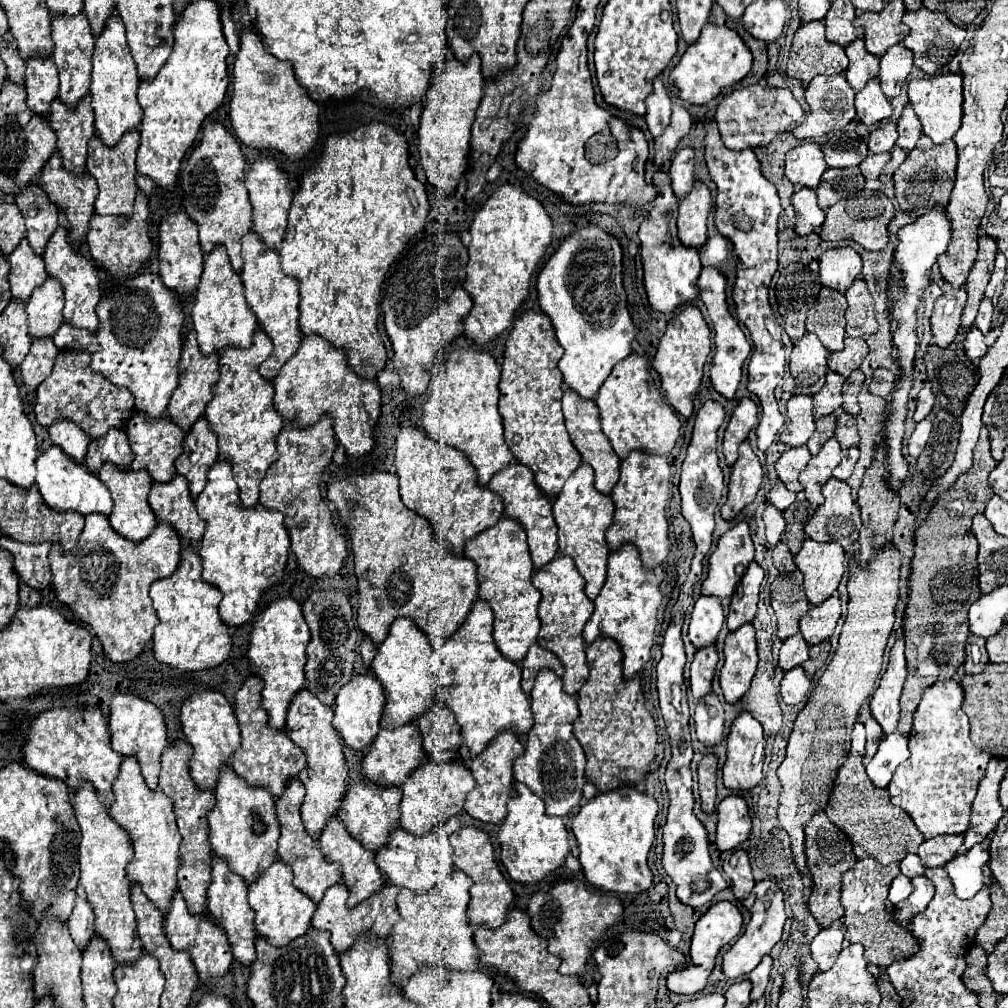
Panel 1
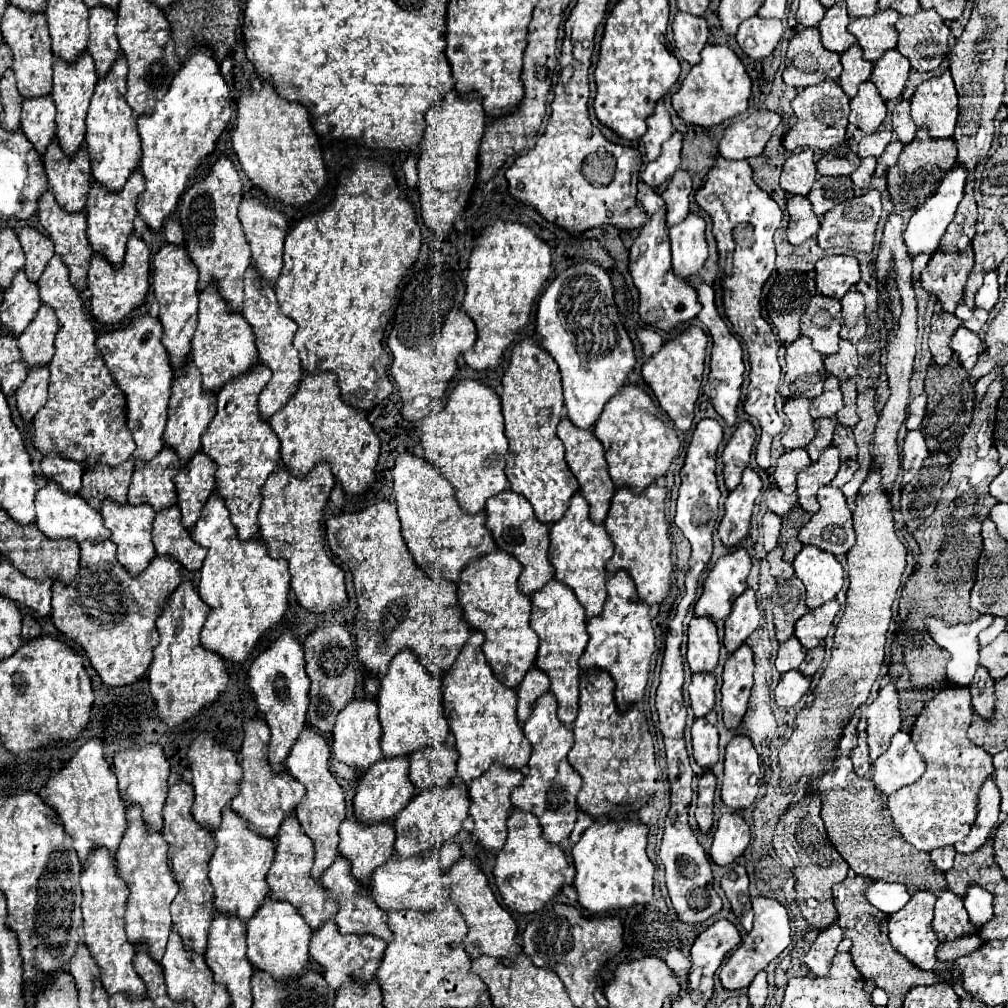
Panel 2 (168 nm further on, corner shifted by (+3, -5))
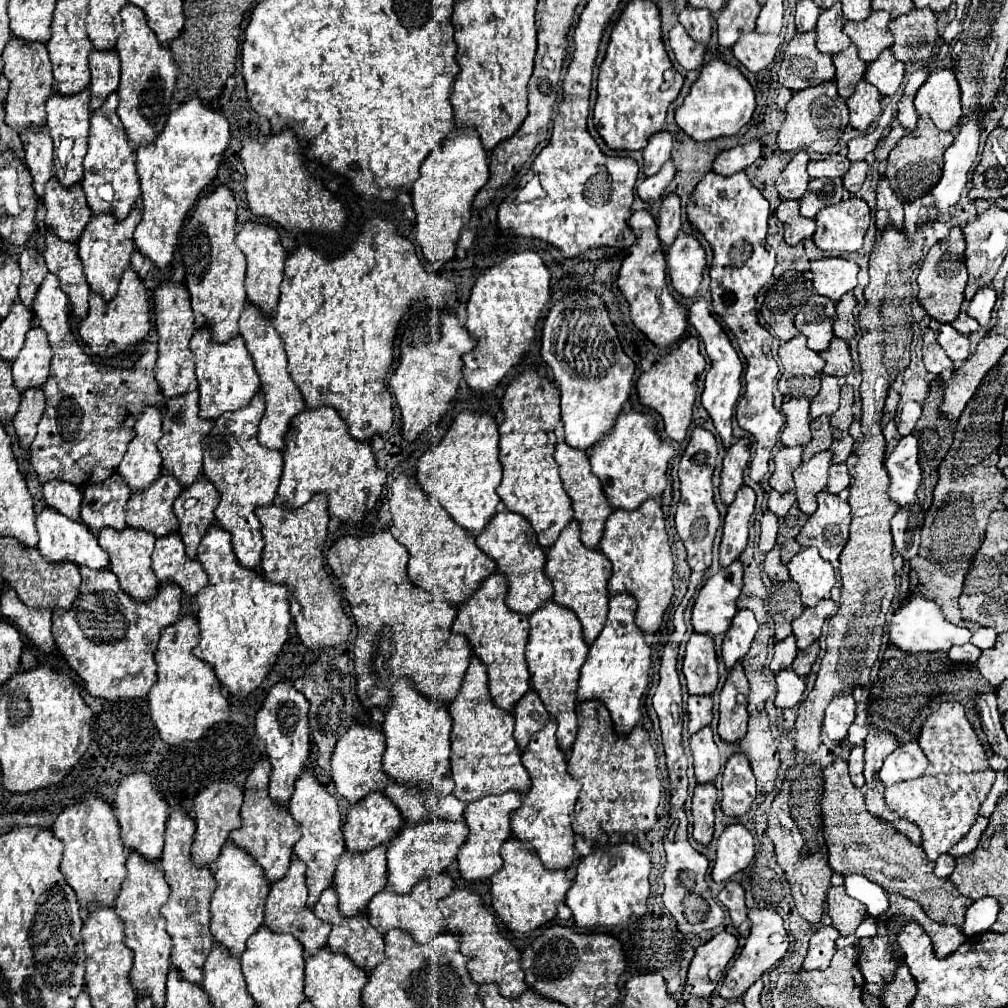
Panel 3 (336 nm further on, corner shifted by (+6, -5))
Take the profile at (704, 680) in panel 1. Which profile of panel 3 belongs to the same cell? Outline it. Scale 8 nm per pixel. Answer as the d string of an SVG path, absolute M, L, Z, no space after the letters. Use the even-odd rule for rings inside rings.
M709 694L703 696L689 696L687 700L687 714L689 714L689 732L697 732L703 726L707 726L713 718L711 714L713 698Z

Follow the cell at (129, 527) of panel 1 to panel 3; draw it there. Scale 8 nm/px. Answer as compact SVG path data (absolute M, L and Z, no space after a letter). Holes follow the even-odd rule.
M125 526L123 530L113 530L113 528L103 528L99 530L99 544L107 550L109 554L109 562L111 562L111 570L113 574L119 578L121 588L127 594L133 594L137 600L147 600L149 596L155 594L157 588L157 578L153 574L151 568L151 552L153 552L153 544L155 544L155 534L147 532L147 530L137 530L131 526Z

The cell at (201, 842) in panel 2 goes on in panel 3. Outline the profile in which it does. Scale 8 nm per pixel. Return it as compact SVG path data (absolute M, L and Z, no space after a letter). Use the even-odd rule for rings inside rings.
M175 808L167 818L167 830L165 830L165 848L161 854L161 868L165 872L165 878L171 886L171 896L163 904L161 912L167 920L167 934L173 938L173 950L171 950L171 962L181 972L181 976L189 982L201 984L203 980L203 962L213 946L213 934L209 932L209 898L215 888L215 876L207 866L195 866L191 860L191 844L193 844L193 832L195 822L193 818L181 810Z

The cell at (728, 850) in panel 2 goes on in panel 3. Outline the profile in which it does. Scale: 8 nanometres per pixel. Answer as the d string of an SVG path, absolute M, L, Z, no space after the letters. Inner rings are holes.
M743 824L727 826L717 840L717 858L713 864L713 880L725 882L743 870L753 858L753 836Z

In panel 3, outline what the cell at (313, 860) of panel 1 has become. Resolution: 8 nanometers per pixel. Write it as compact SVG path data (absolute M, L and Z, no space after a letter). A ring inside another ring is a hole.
M293 856L287 874L281 880L271 882L267 904L265 904L265 924L271 930L275 930L275 932L289 932L295 938L299 938L301 944L303 944L303 948L305 948L305 956L311 956L321 946L327 944L327 936L329 936L331 924L325 922L325 920L321 920L321 918L317 918L315 912L311 908L307 908L305 870L307 870L307 864L303 860L299 860L297 856Z

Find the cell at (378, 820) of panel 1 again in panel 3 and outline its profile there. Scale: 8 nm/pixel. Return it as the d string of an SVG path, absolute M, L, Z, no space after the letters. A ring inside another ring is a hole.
M379 844L367 852L349 852L345 850L341 854L341 858L337 860L337 870L335 870L335 890L339 896L339 910L345 916L355 916L359 912L365 912L367 902L375 896L375 892L383 890L383 886L387 884L387 862L385 862L385 854L387 854L387 844Z

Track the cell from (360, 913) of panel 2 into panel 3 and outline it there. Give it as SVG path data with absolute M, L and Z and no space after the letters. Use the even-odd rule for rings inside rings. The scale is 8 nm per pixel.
M327 886L319 898L319 902L315 904L315 914L319 918L323 918L325 922L331 924L331 934L329 934L329 946L331 950L335 952L345 952L357 966L365 968L367 972L373 970L375 964L383 962L385 958L385 950L383 950L383 934L373 928L367 920L365 914L357 914L357 916L343 916L339 912L339 906L337 906L337 892L335 892L335 886Z

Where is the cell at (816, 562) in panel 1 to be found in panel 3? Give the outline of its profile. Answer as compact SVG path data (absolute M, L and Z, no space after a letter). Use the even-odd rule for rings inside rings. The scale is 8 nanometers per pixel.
M803 548L787 566L791 578L801 588L801 602L805 606L815 606L819 600L829 598L829 592L835 586L835 570L815 548Z

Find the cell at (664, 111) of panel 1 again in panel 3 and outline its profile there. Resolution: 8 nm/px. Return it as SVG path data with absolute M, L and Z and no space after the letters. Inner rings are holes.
M661 130L651 134L647 146L643 148L643 160L645 160L645 176L651 176L659 172L663 162L671 156L671 134L669 130Z

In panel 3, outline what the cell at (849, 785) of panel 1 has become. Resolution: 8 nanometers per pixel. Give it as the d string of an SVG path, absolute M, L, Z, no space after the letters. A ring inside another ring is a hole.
M835 758L831 766L823 770L823 836L829 848L829 866L839 874L863 874L865 878L881 884L887 892L895 892L919 902L929 918L941 924L963 926L965 910L973 902L961 896L951 880L941 880L933 874L935 862L929 862L919 846L915 846L905 834L889 826L885 820L873 816L865 808L863 792L853 786L847 774L847 762Z

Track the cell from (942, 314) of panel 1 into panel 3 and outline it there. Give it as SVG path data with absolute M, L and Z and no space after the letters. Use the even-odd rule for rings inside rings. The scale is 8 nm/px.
M927 328L925 336L923 336L923 348L921 348L923 364L925 364L927 372L931 372L931 374L941 374L943 370L953 368L951 358L943 352L943 348L937 342L937 334L939 334L937 330Z

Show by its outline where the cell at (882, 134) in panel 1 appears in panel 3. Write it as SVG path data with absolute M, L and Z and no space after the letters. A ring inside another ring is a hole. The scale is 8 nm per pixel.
M877 128L875 132L869 132L869 134L859 134L859 136L851 138L851 140L847 142L847 148L849 148L847 158L849 158L851 162L865 160L865 158L867 158L867 156L869 156L869 154L877 148L879 140L881 140L881 130L879 130L879 128Z

